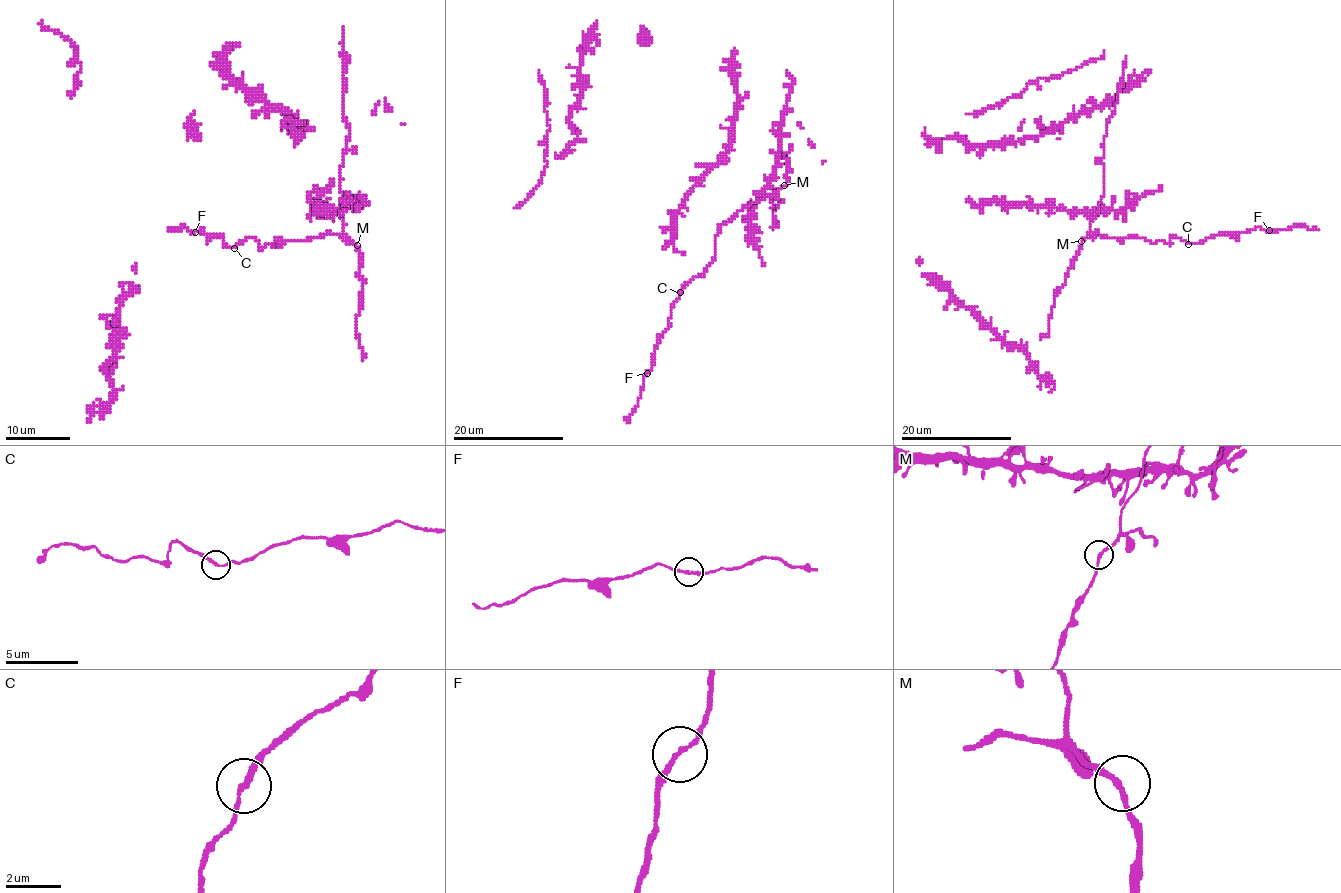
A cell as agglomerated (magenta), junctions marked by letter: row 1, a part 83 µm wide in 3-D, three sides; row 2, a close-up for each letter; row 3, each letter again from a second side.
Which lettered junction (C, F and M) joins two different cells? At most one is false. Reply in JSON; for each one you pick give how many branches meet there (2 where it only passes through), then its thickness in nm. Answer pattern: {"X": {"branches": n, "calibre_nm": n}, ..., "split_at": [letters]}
{"split_at": []}

